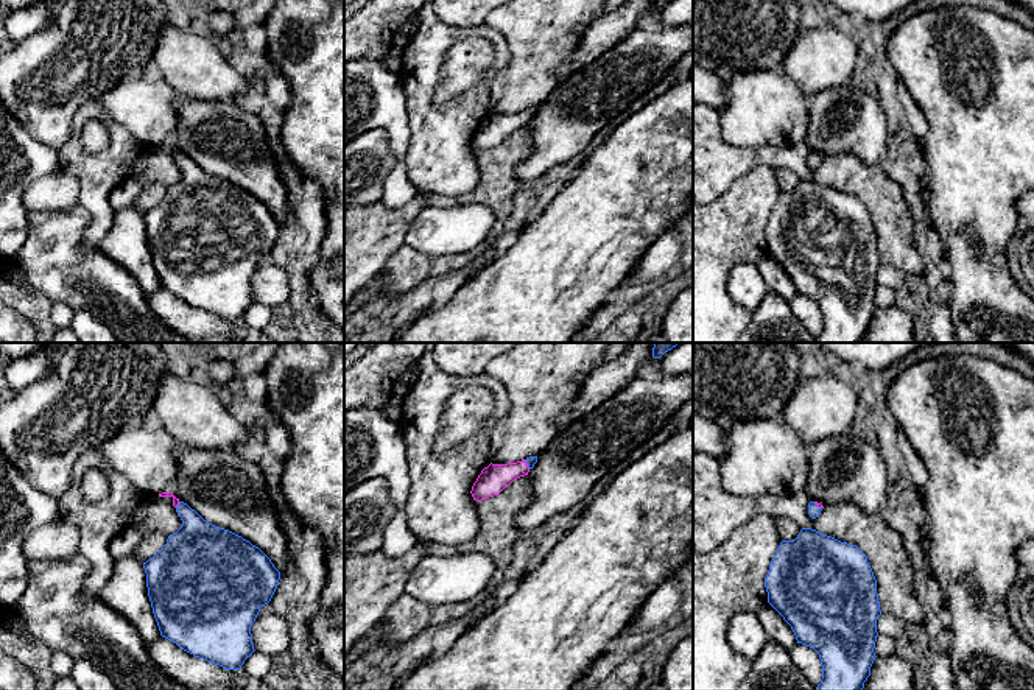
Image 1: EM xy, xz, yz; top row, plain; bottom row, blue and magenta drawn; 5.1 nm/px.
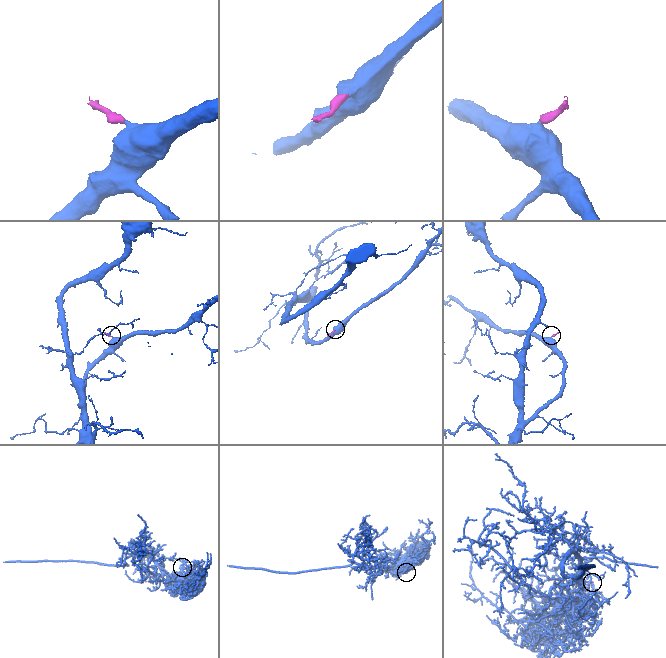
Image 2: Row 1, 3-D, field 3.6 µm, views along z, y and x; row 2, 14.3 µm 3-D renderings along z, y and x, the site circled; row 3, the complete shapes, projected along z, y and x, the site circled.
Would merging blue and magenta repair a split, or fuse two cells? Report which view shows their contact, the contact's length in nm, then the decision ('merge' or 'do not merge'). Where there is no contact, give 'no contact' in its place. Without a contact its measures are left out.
xz | 50 nm | merge

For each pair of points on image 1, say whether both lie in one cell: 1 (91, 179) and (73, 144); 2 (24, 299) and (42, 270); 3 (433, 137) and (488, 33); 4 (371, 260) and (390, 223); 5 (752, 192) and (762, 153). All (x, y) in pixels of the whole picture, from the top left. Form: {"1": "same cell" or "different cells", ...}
{"1": "same cell", "2": "different cells", "3": "same cell", "4": "same cell", "5": "different cells"}

